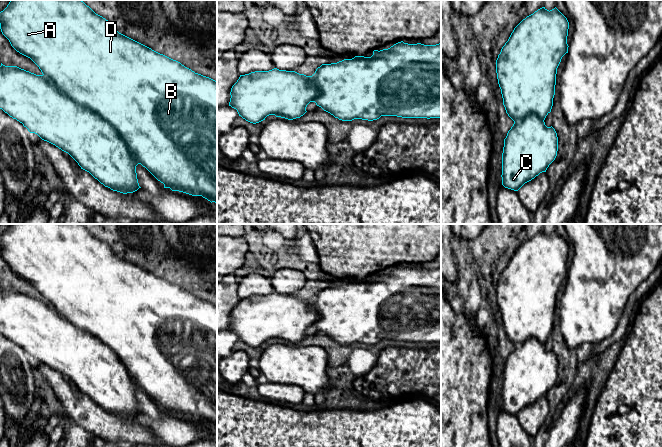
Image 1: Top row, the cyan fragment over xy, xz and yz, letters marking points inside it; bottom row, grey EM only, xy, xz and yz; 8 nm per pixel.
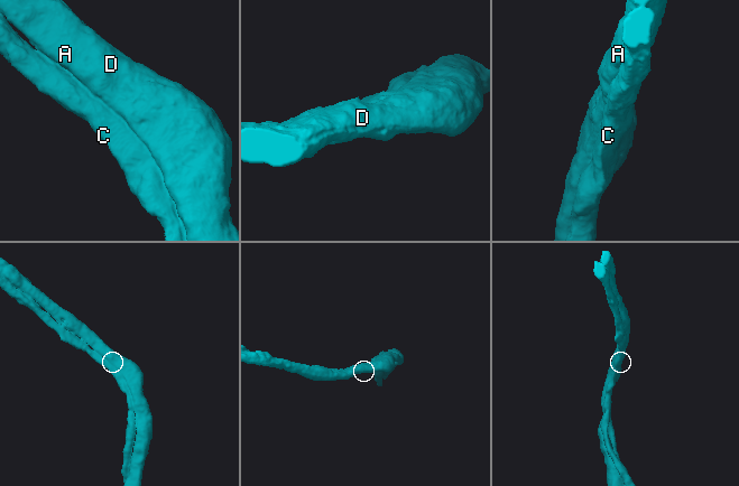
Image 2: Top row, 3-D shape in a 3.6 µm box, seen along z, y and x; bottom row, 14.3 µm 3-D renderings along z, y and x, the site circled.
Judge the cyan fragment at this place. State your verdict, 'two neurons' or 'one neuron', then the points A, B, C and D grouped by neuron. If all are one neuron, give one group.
one neuron; A B C D

